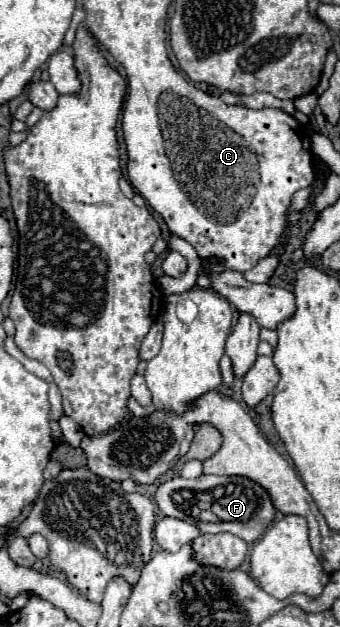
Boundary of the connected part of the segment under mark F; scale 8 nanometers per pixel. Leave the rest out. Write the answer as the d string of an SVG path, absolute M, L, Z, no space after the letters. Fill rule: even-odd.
M202 474L200 478L194 478L194 480L174 476L172 480L164 482L156 490L154 498L164 516L192 522L202 534L232 532L234 536L246 540L248 544L258 540L276 518L276 508L270 500L270 494L258 482L244 476ZM202 512L216 514L216 522L202 520Z

